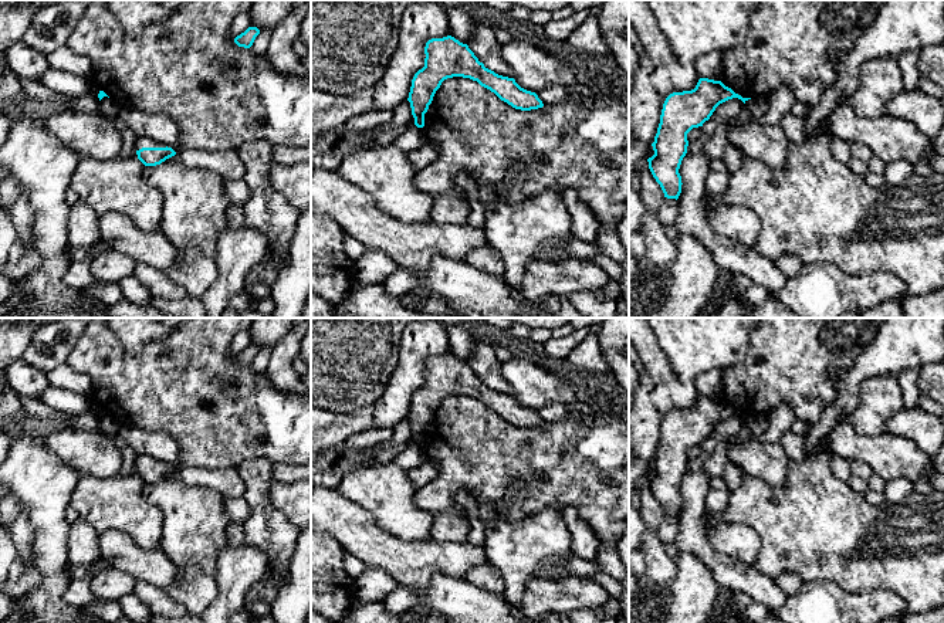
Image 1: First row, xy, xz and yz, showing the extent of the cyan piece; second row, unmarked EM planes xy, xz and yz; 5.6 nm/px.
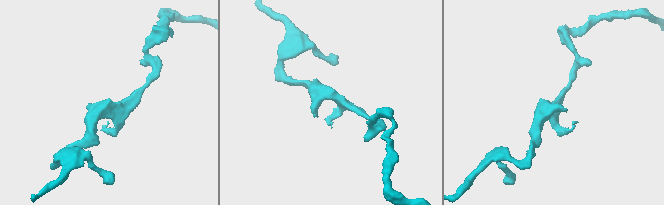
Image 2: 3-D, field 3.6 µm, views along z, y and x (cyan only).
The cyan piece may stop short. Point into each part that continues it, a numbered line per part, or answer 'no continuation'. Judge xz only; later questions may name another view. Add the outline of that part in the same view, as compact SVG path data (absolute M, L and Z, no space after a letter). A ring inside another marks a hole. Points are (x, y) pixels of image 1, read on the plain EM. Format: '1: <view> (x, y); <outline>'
no continuation

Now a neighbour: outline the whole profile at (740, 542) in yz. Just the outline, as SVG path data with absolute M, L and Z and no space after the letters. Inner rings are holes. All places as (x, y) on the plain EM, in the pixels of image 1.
M717 522L706 532L714 549L754 566L761 548L761 539L754 529L745 525Z

